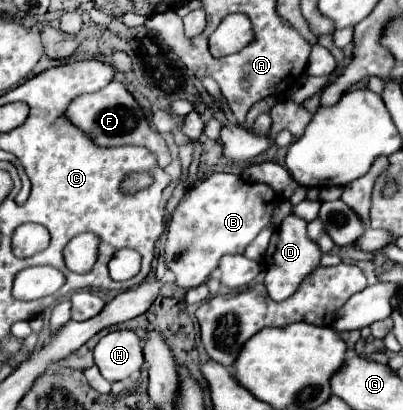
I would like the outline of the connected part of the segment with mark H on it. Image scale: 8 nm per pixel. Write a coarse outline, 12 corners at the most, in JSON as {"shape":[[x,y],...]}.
{"shape":[[132,330],[108,332],[94,362],[108,382],[130,378],[144,362]]}

